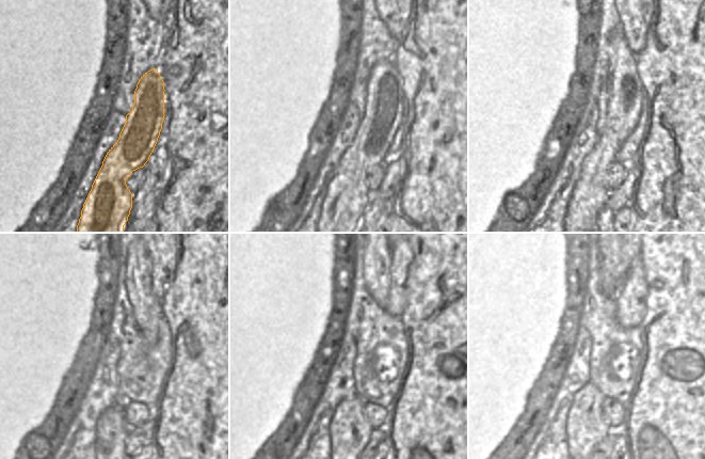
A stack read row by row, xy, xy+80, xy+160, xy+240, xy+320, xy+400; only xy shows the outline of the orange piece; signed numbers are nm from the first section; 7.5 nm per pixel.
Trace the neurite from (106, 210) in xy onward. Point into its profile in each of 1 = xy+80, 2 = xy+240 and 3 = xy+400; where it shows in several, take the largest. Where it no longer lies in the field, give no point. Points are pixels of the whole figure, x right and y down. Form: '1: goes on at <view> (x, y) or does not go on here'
1: goes on at xy+80 (348, 195)
2: goes on at xy+240 (147, 310)
3: goes on at xy+400 (615, 269)

